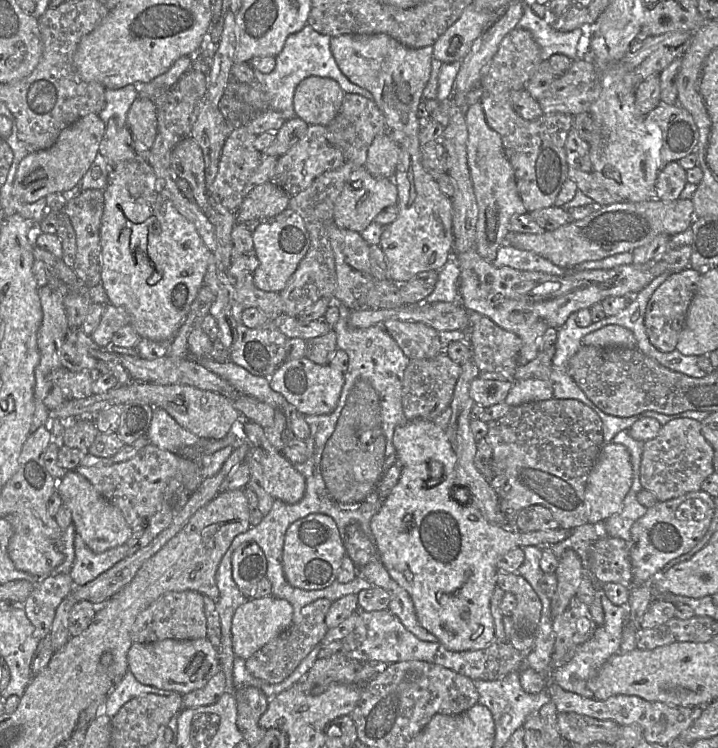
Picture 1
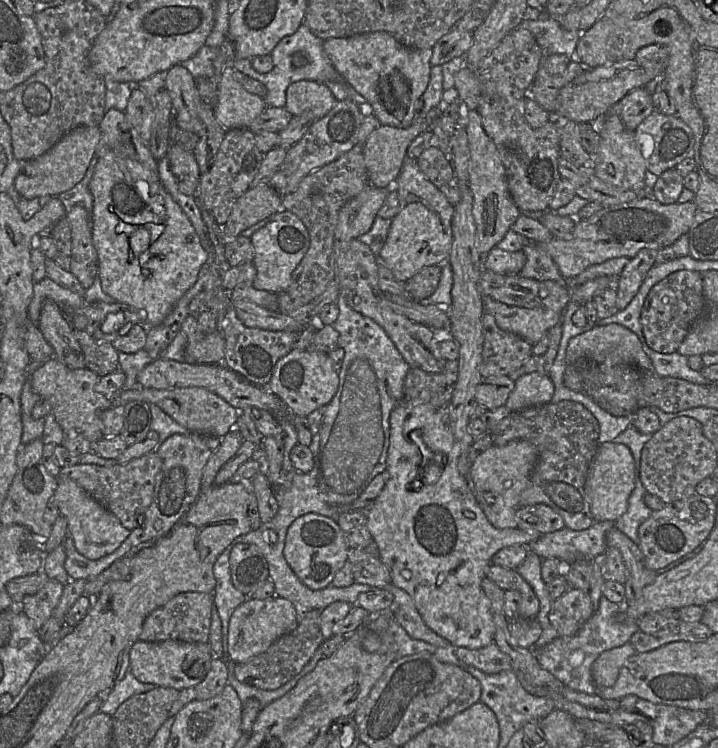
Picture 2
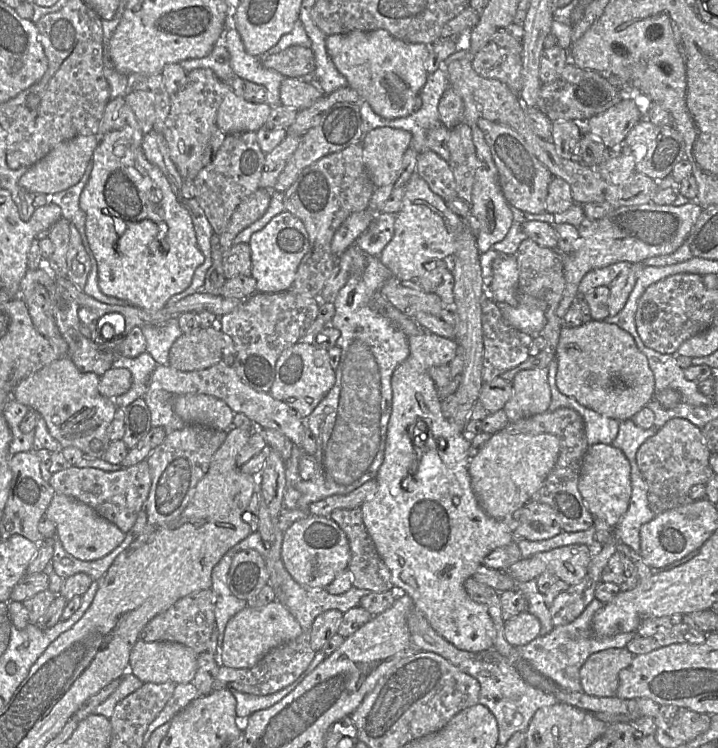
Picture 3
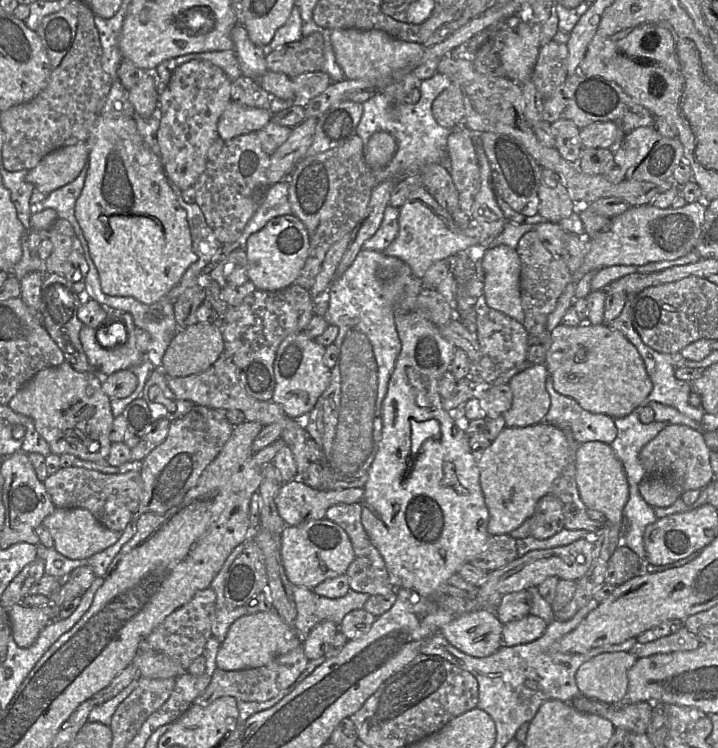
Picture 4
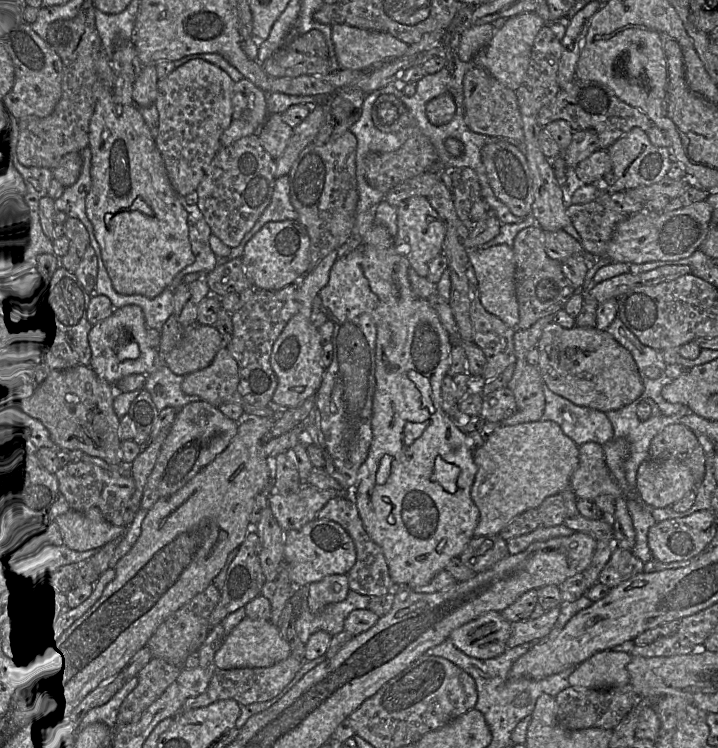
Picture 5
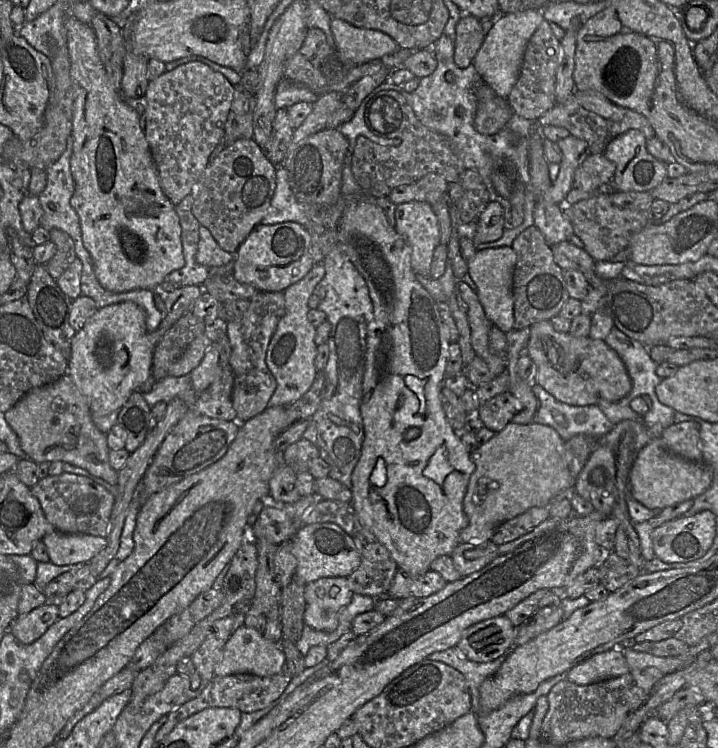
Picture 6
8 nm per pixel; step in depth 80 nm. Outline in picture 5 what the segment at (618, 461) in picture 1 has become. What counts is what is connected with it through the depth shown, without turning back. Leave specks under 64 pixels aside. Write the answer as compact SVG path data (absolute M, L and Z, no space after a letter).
M587 442L579 447L578 466L570 487L577 499L592 502L600 495L611 495L615 499L623 495L607 467L602 445L595 442Z

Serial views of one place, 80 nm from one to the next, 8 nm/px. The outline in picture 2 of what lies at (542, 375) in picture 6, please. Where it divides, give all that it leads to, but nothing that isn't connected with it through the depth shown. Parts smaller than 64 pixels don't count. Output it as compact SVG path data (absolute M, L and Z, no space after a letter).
M621 324L595 325L569 341L566 351L566 369L564 372L564 385L577 392L584 392L580 365L586 361L604 364L632 364L639 370L654 371L651 360L642 349L637 335Z

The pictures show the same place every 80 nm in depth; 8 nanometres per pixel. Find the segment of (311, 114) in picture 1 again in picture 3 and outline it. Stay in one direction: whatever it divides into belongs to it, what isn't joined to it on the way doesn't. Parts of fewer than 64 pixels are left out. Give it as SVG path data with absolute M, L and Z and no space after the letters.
M285 77L280 85L281 104L298 111L310 107L323 94L322 90L310 80Z

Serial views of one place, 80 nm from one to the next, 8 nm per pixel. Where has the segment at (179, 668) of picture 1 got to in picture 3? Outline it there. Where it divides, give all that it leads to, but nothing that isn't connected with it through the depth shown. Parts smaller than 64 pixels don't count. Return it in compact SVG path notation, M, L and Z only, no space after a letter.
M139 639L130 653L129 670L144 683L191 683L197 670L197 657L191 648L174 642L145 642Z

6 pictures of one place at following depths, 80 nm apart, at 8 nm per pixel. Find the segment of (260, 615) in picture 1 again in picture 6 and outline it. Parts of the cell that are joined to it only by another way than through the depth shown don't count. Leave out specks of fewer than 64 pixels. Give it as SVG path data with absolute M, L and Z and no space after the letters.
M241 626L228 638L214 666L215 676L253 674L260 677L283 672L285 653L254 628Z

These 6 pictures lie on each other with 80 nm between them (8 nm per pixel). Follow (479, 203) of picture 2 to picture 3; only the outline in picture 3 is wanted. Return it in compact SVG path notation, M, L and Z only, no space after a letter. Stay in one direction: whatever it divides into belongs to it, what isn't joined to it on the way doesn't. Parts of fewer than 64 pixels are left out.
M478 124L470 125L472 140L476 149L478 167L472 188L470 217L468 223L476 232L476 244L480 253L489 251L495 243L502 241L514 223L510 205L505 199L498 180L498 171L493 161L491 150L485 141Z

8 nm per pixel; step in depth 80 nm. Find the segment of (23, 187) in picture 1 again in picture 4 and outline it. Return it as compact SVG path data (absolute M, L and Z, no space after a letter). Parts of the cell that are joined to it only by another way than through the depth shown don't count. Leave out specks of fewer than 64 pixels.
M86 141L63 146L45 156L40 163L28 171L26 181L33 184L35 189L48 195L51 192L74 181L88 161L89 145Z

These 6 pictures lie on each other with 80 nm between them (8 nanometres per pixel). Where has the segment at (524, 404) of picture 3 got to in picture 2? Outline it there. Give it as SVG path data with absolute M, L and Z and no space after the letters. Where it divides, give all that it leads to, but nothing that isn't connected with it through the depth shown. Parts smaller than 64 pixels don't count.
M538 372L524 374L515 381L505 406L510 412L543 405L552 400L554 385L548 375Z

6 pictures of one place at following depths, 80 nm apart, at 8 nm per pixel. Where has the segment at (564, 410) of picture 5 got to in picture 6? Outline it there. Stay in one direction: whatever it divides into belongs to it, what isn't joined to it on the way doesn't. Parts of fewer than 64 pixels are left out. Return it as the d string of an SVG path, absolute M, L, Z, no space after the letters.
M538 384L533 385L532 390L539 402L533 422L552 427L564 441L578 434L600 438L613 428L597 405L565 404Z

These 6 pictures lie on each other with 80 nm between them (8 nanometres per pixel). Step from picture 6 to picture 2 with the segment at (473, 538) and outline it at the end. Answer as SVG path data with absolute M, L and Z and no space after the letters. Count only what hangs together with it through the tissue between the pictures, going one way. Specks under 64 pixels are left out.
M514 440L502 446L491 445L472 463L468 485L490 523L496 528L516 528L516 510L521 493L528 486L537 462L537 451L527 440Z

